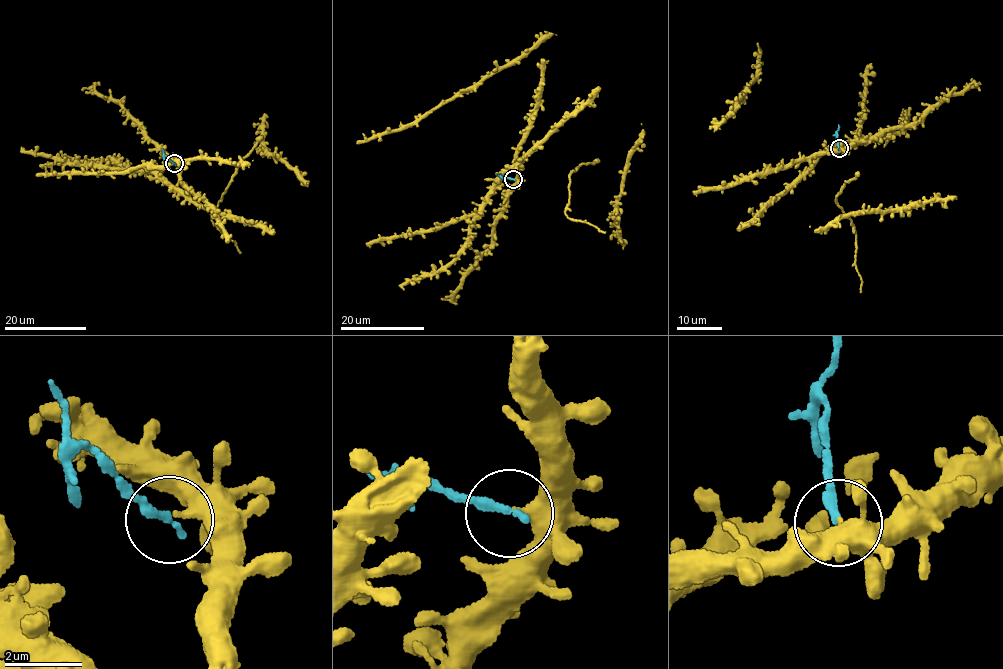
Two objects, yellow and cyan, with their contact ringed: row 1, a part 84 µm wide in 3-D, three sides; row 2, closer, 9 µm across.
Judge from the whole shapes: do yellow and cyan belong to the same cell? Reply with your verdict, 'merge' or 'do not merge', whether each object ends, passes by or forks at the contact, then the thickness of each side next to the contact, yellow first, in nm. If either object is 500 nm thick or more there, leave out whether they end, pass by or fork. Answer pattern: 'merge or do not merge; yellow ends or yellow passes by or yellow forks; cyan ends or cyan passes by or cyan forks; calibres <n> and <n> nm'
do not merge; yellow ends; cyan ends; calibres 400 and 280 nm

